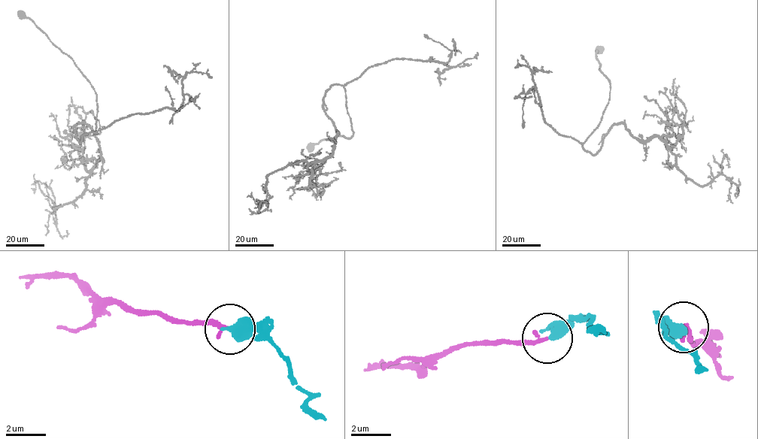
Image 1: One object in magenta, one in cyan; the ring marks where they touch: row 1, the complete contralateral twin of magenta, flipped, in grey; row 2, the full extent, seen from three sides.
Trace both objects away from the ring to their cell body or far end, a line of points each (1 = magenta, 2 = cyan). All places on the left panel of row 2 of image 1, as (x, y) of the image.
1: (228, 329), (103, 306), (68, 277), (17, 276)
2: (233, 329), (275, 349), (324, 422)

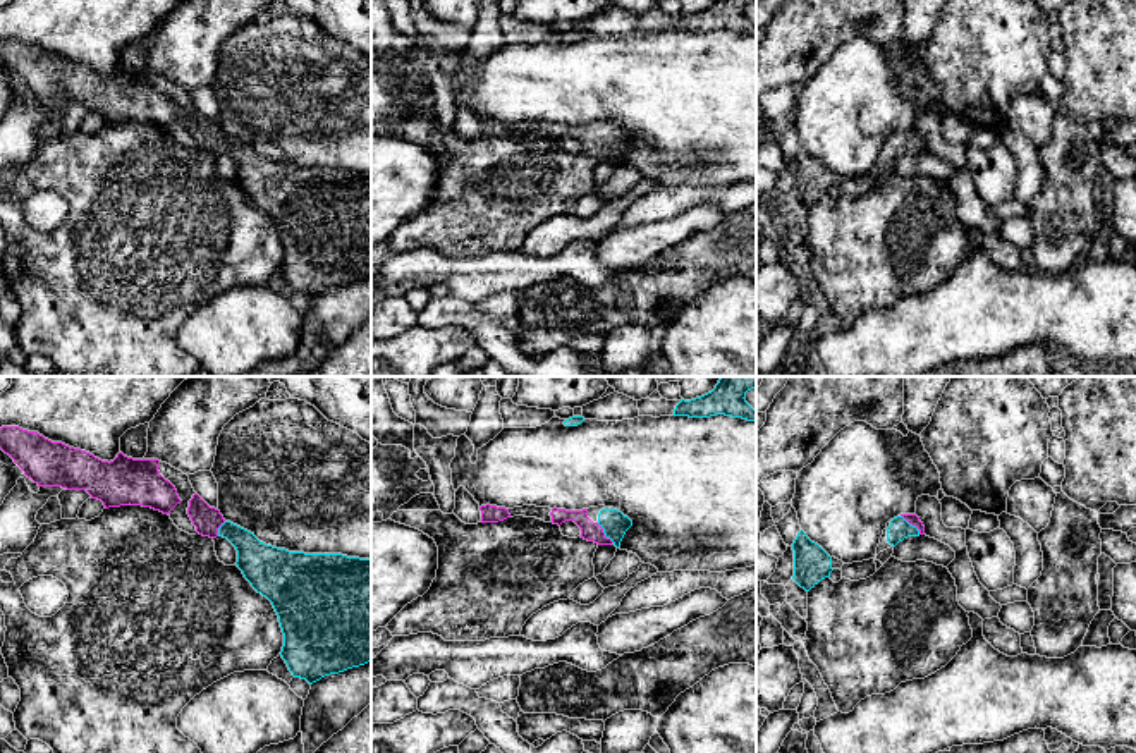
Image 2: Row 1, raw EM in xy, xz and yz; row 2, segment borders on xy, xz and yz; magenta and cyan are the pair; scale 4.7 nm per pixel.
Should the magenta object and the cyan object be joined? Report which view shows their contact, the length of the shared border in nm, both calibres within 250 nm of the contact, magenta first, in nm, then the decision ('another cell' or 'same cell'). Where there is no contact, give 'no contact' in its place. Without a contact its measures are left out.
meets magenta in yz; contact 130 nm long; 50 nm thick on the magenta side, 100 nm on the other; same cell

